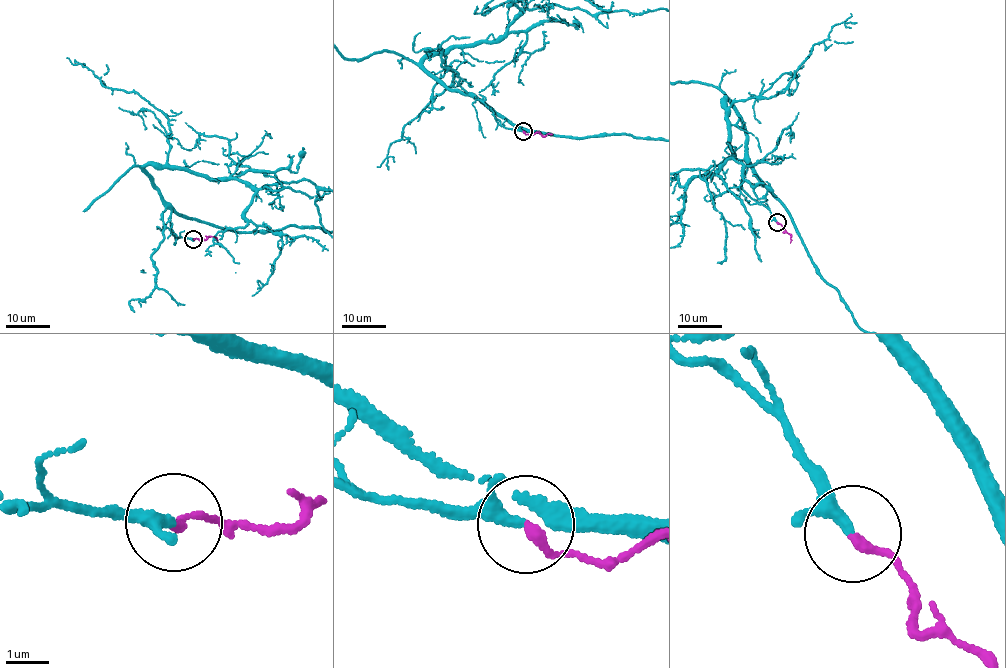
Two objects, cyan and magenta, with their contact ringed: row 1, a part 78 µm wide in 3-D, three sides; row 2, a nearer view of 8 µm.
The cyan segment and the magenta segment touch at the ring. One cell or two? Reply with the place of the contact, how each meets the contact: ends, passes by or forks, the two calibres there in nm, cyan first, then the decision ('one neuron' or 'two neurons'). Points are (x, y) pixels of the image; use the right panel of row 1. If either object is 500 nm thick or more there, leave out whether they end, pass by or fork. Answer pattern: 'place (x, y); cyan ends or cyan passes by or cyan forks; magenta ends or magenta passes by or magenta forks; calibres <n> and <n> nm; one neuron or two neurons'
place (777, 222); cyan passes by; magenta ends; calibres 200 and 200 nm; one neuron

